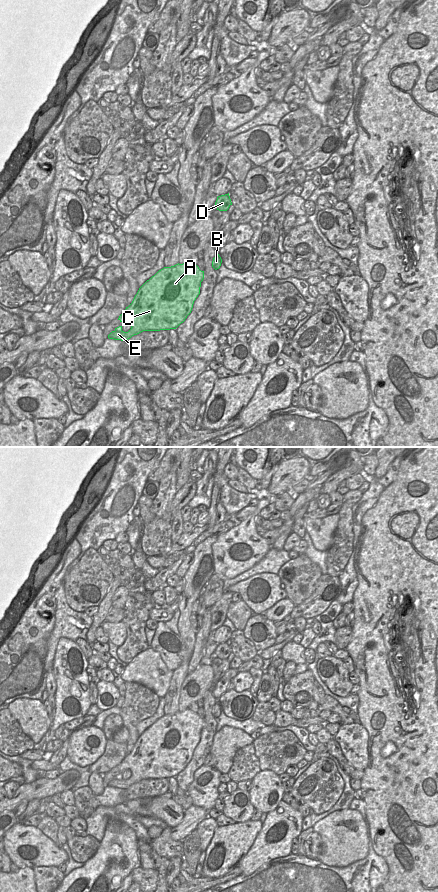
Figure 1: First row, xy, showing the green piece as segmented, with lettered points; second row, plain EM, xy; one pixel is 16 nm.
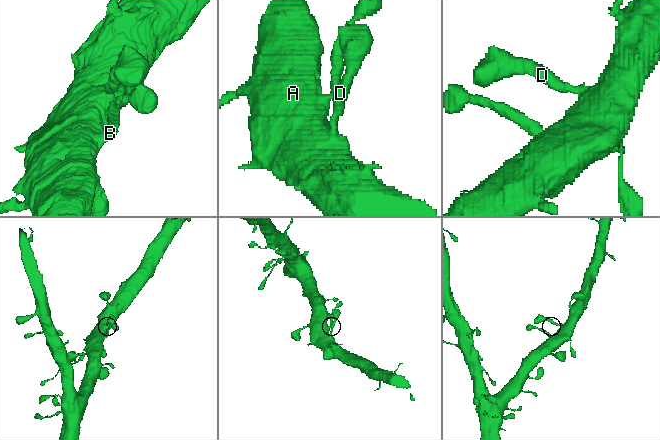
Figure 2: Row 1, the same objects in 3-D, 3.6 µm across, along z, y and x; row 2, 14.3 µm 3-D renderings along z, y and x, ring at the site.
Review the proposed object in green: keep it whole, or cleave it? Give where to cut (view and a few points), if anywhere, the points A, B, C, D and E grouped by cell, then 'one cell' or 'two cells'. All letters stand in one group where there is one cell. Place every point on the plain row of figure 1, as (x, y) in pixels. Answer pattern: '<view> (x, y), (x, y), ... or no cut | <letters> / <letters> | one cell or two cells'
no cut | A B C D E | one cell

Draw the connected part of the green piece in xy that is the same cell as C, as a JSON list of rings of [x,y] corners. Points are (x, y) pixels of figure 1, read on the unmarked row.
[[[189,709],[159,718],[118,766],[122,773],[129,769],[131,777],[124,780],[121,773],[108,786],[127,789],[143,779],[176,777],[191,761],[203,727],[204,719]]]

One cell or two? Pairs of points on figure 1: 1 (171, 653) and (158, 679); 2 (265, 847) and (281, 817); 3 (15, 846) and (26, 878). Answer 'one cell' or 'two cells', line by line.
1: two cells
2: one cell
3: two cells

